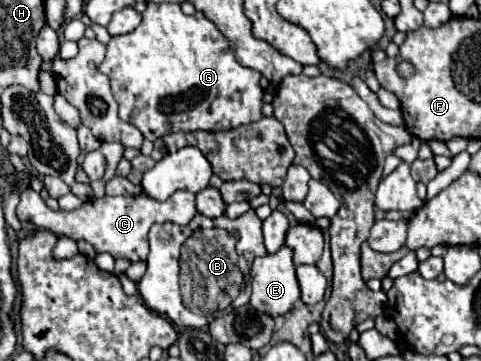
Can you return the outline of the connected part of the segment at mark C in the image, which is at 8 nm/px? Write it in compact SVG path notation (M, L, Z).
M32 188L20 194L20 204L16 208L16 216L20 222L32 222L38 228L50 230L58 236L68 236L74 240L86 240L94 246L96 252L108 252L114 260L126 258L130 262L146 260L148 256L148 230L156 222L172 220L176 224L188 224L196 214L194 194L178 190L168 200L158 202L148 198L144 192L138 196L104 196L100 200L90 200L82 204L82 208L64 212L64 210L50 210L46 202L40 198L38 192Z

